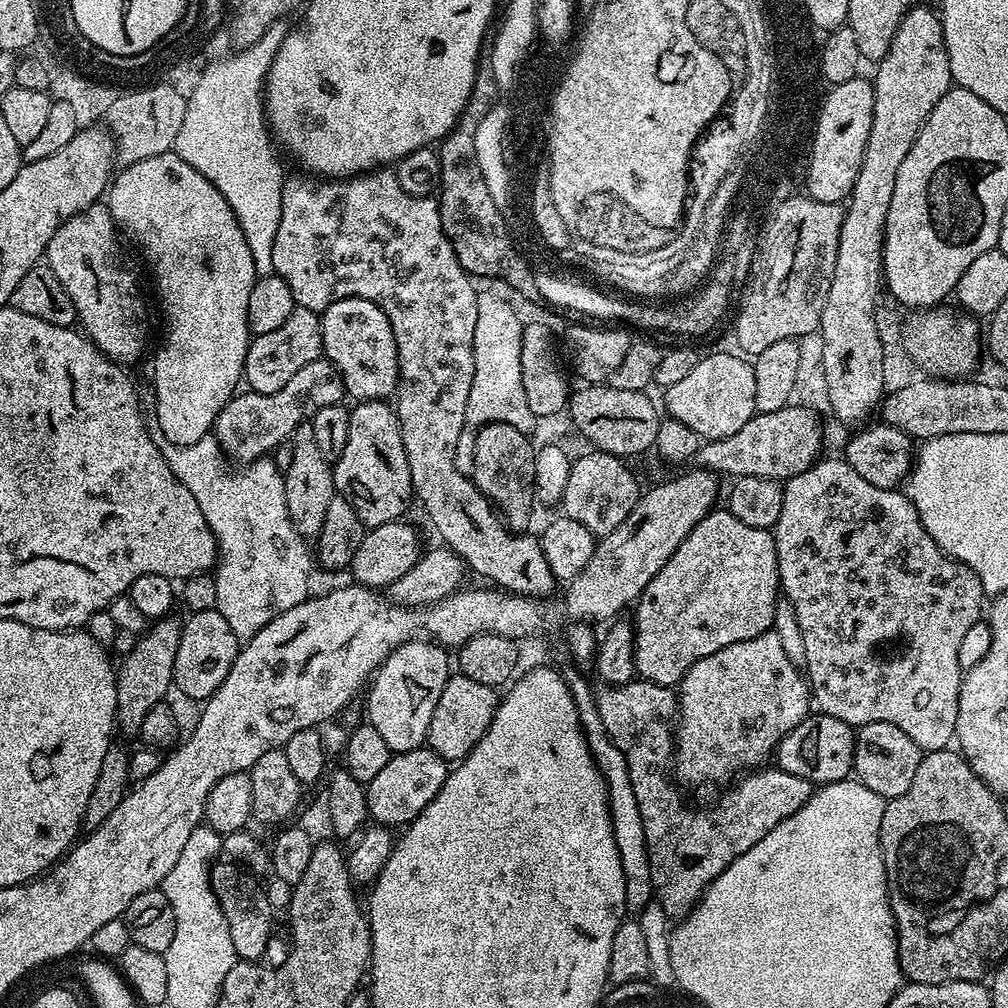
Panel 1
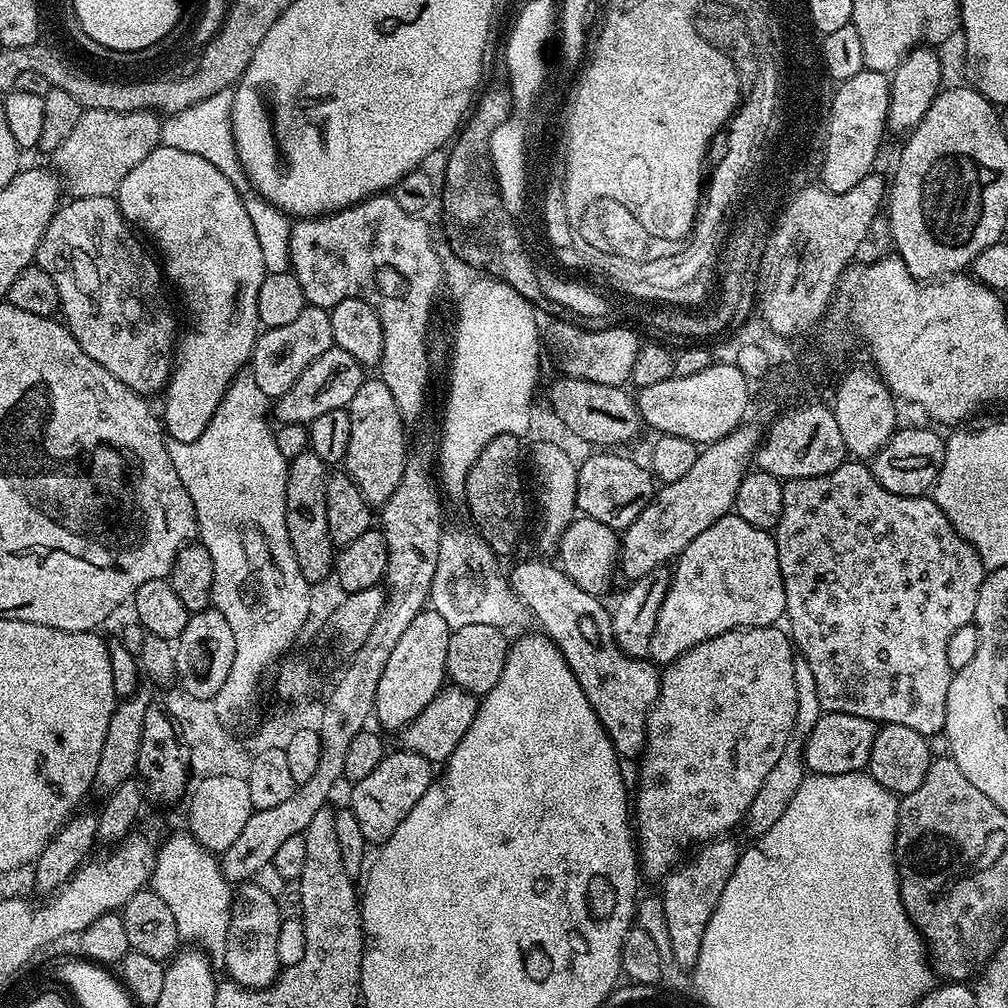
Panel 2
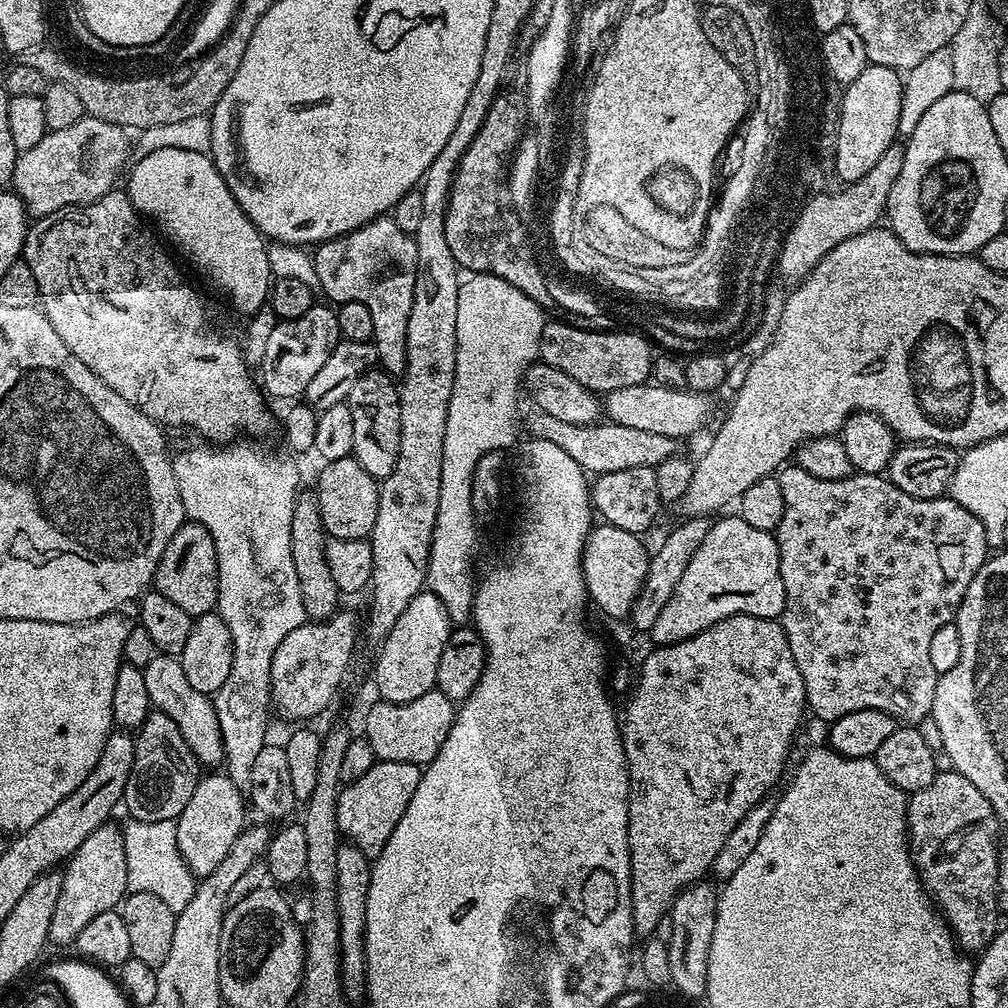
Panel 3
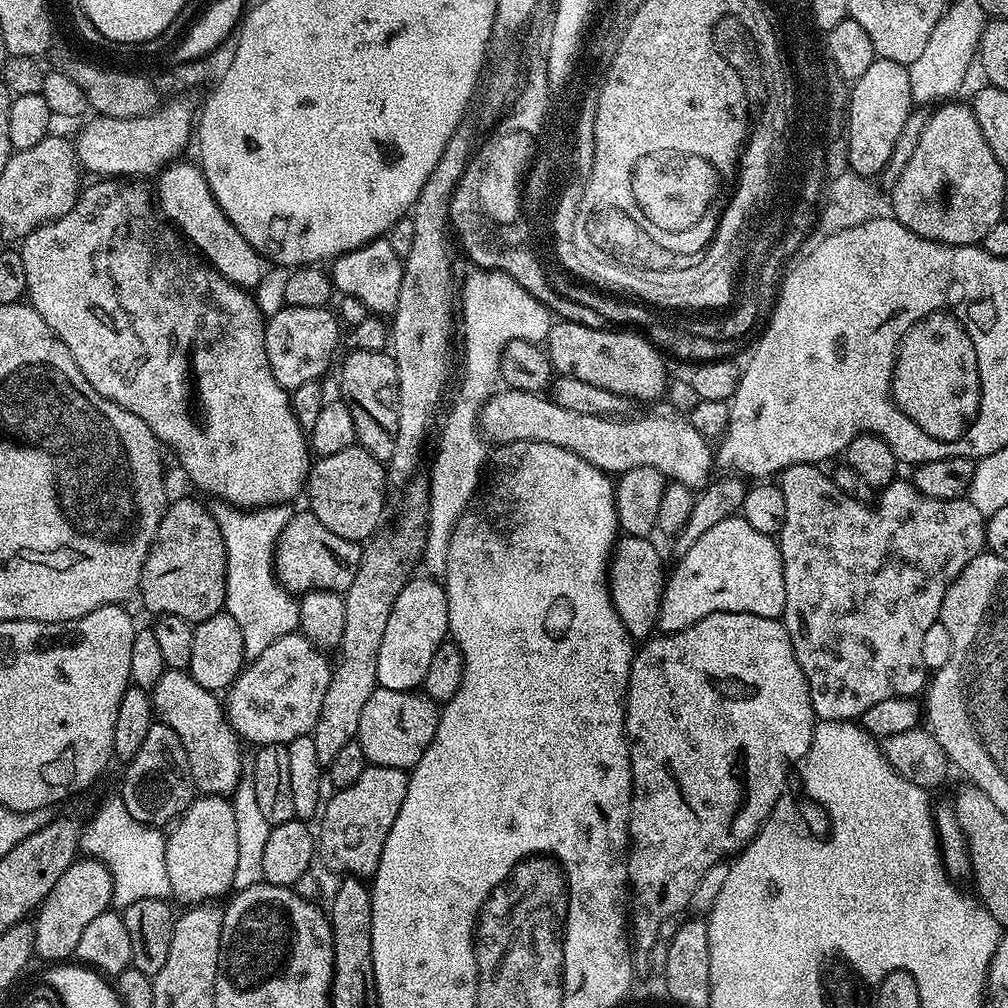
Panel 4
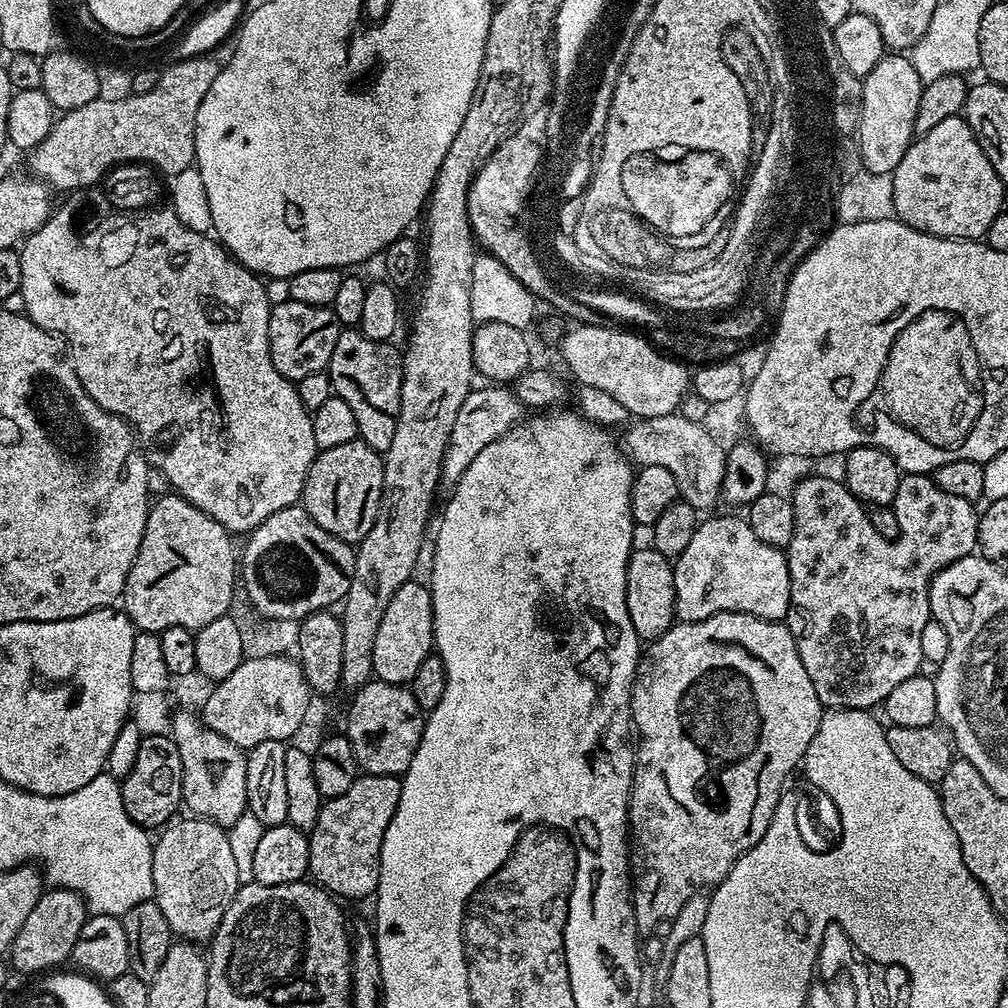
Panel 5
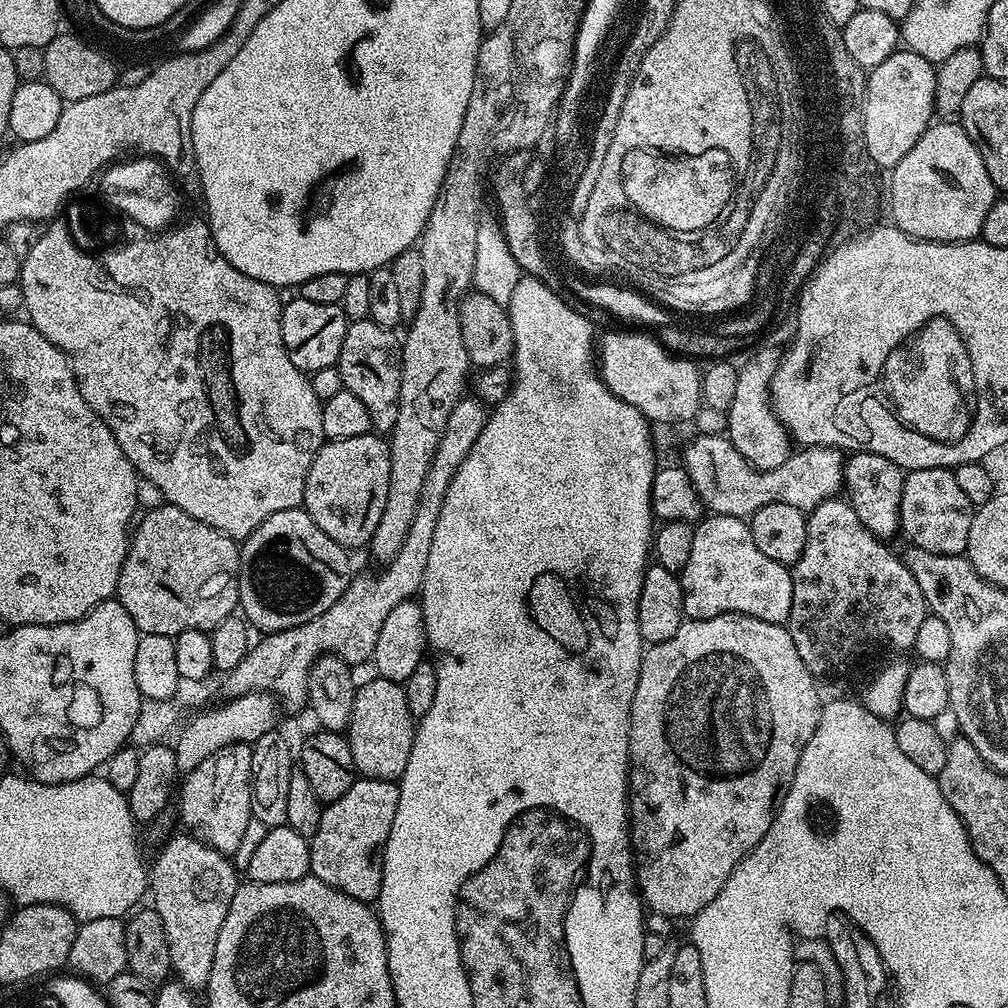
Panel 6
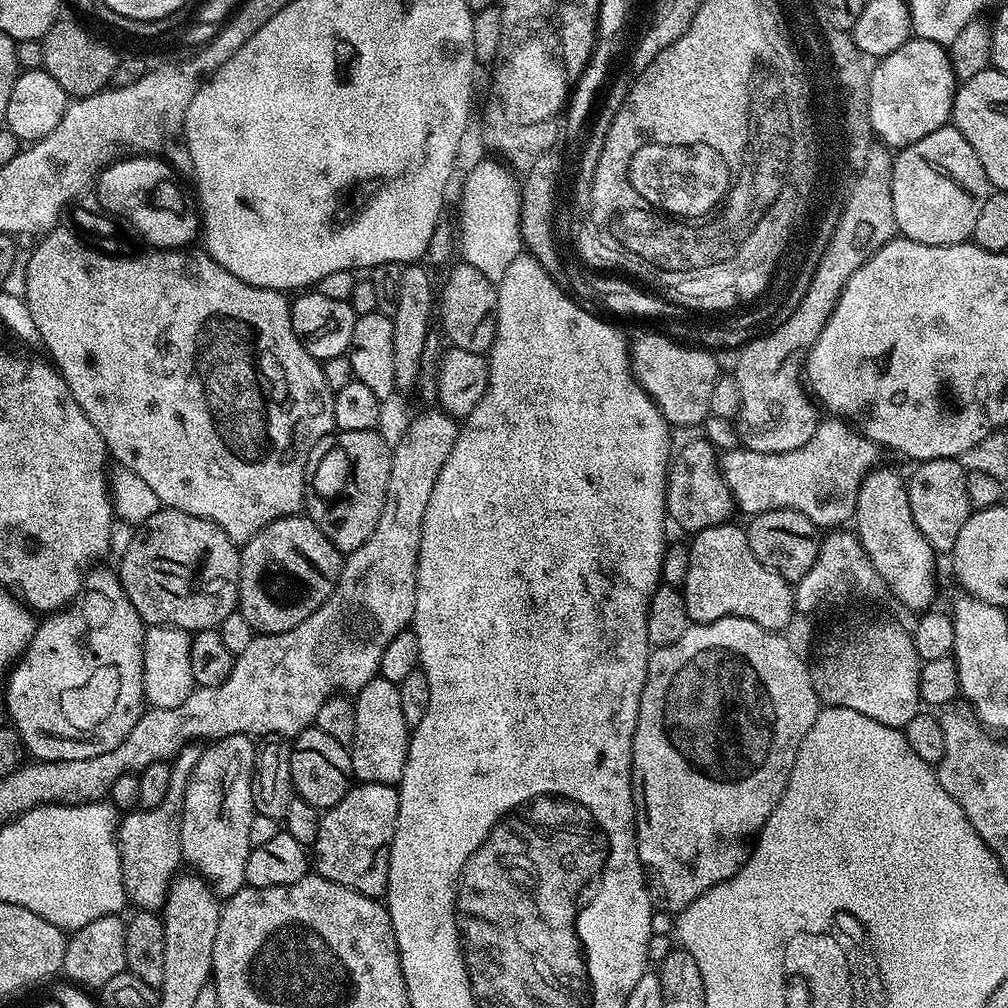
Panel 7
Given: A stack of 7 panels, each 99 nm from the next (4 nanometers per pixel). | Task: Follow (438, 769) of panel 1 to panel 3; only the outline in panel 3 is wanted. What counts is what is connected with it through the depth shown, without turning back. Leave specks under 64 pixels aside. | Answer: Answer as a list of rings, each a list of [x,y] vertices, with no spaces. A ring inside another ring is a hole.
[[[381,760],[366,770],[362,778],[345,783],[336,803],[341,837],[347,843],[358,846],[358,850],[370,858],[380,856],[382,850],[386,850],[386,842],[390,842],[390,834],[394,834],[394,826],[402,822],[402,814],[406,814],[406,806],[410,806],[414,790],[418,790],[421,771],[419,764]]]

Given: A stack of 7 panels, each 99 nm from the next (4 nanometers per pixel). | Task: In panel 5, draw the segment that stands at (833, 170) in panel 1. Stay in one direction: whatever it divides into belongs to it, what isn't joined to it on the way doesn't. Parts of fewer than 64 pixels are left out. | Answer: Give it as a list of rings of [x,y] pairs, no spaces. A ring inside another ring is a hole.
[[[888,54],[862,80],[860,99],[859,146],[863,171],[887,177],[902,162],[902,154],[914,139],[914,114],[918,114],[918,98],[924,84],[904,54]]]

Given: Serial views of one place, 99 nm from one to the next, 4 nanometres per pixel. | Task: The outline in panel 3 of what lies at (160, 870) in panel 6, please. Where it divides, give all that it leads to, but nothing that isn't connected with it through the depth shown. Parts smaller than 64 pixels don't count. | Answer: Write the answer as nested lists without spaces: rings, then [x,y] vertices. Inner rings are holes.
[[[227,774],[205,775],[200,779],[194,794],[190,794],[190,802],[186,802],[186,810],[182,810],[175,821],[178,850],[193,877],[203,878],[218,870],[230,846],[234,846],[234,838],[238,838],[240,831],[246,827],[244,804],[246,808],[245,793],[240,791]]]

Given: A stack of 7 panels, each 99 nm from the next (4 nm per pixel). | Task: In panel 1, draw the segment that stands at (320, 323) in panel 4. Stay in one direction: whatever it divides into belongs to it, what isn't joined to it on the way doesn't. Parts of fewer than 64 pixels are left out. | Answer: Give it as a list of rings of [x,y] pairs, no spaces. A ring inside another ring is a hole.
[[[295,308],[278,326],[278,330],[270,330],[270,334],[255,337],[248,345],[246,362],[244,363],[243,383],[258,394],[274,394],[302,370],[302,366],[321,359],[324,354],[322,346],[322,326],[320,325],[321,313],[305,308]]]

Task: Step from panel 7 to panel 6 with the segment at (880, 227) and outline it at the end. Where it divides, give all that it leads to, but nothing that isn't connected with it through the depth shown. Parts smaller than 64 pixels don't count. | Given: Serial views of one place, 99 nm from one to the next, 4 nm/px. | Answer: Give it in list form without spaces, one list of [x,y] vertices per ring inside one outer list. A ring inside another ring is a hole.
[[[764,348],[756,352],[745,364],[739,365],[738,387],[734,393],[734,402],[728,407],[728,441],[750,462],[752,468],[760,472],[774,470],[786,462],[786,458],[794,451],[794,441],[788,435],[788,429],[776,416],[772,409],[772,379],[780,365],[781,353],[772,348]]]

